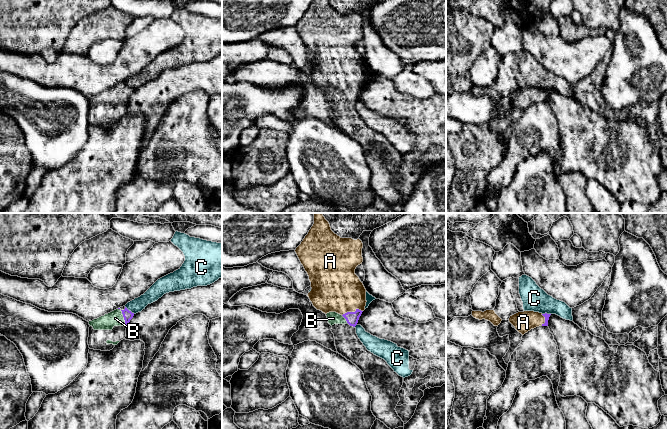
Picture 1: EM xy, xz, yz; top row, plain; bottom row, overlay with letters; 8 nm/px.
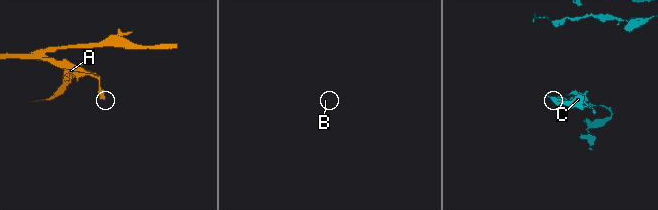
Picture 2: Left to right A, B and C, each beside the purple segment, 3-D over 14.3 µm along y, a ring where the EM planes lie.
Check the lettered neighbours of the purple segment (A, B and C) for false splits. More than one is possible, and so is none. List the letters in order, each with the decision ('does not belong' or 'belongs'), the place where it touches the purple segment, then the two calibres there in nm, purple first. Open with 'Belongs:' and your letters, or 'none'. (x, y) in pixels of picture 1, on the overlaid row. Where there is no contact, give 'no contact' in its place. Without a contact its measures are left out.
Belongs: A, B
A: belongs; meets purple in xz at (352, 312); 100 nm thick on the purple side, 380 nm on the other
B: belongs; meets purple in xy at (123, 316); 80 nm thick on the purple side, 130 nm on the other
C: does not belong; meets purple in xy at (130, 311); 80 nm thick on the purple side, 110 nm on the other

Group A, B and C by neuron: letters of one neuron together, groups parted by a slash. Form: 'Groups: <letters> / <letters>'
Groups: A B / C

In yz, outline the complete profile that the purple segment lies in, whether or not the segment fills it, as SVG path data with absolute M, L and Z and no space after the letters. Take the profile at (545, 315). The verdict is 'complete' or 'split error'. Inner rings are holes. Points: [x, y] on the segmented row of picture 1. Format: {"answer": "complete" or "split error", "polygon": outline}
{"answer": "split error", "polygon": "M534 311L518 312L509 318L509 322L515 329L524 335L531 329L539 326L548 326L548 320L551 314L542 314Z"}

